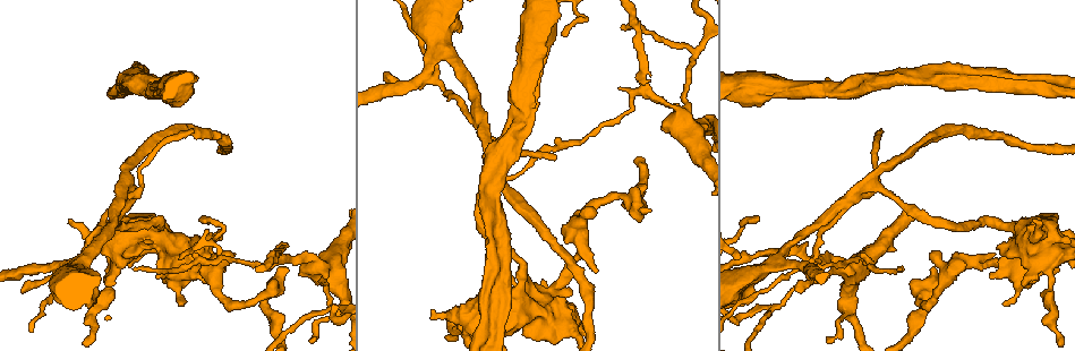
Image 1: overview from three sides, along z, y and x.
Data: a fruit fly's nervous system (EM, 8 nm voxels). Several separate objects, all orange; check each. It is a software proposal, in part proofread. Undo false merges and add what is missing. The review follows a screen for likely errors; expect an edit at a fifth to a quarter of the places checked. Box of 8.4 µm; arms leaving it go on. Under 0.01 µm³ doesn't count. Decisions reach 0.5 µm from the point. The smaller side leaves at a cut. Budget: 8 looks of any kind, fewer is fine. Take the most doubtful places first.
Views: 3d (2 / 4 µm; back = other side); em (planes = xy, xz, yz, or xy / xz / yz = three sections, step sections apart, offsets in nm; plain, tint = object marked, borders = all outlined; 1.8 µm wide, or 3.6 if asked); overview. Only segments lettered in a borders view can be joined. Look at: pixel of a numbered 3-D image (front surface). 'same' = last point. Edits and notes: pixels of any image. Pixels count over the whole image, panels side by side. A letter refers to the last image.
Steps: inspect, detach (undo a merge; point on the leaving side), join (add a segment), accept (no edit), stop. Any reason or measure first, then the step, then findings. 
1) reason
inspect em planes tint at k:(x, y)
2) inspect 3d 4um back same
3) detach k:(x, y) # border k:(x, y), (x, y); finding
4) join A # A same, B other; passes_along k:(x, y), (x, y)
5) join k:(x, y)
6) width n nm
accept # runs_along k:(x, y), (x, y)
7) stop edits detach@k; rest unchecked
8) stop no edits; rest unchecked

inspect em planes plain at 1:(259, 298)

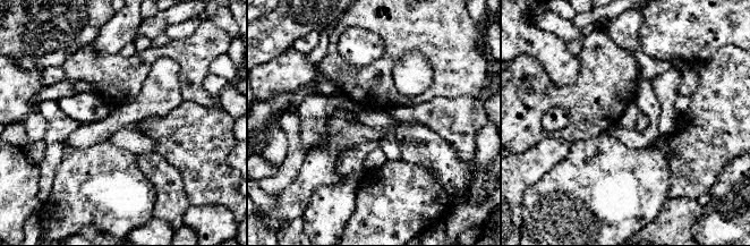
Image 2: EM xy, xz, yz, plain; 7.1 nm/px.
inspect em planes tint same

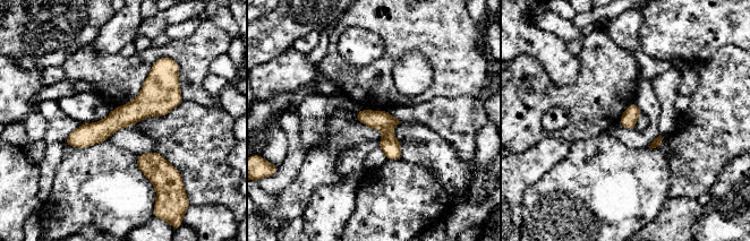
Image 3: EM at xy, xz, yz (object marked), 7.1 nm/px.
inspect em planes borders same

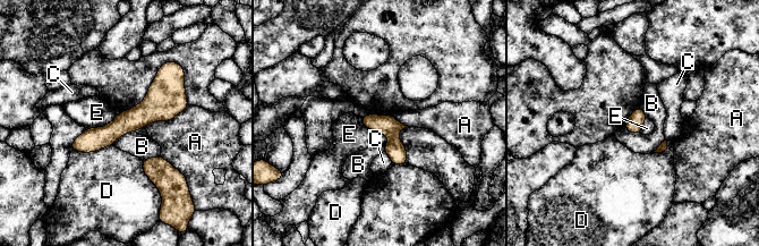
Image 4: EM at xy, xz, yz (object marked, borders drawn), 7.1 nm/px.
width 120 nm
accept # A other, B other, C other, D other, E other; border 4:(135, 130), (121, 135), (112, 144); all the same neuron

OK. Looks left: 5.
a fork
inspect 3d 4um at 1:(115, 212)

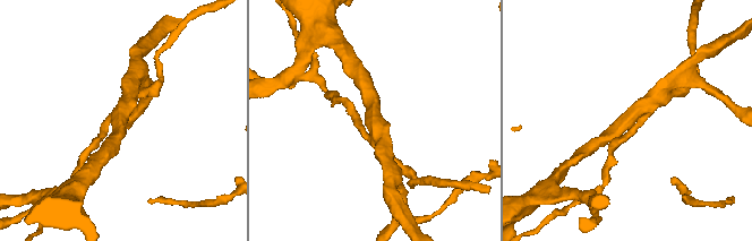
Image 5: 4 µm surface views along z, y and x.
shape alone is not enough
inspect em 3.6um planes tint at 5:(374, 122)

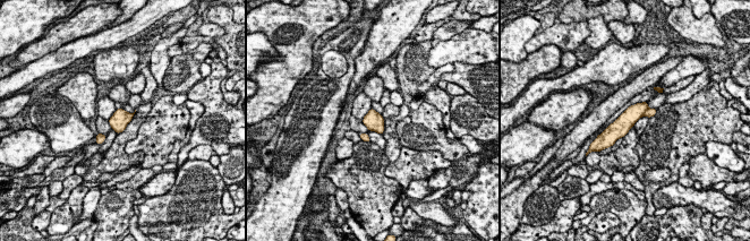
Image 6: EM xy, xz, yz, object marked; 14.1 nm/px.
see the neighbours
inspect em 3.6um planes borders same

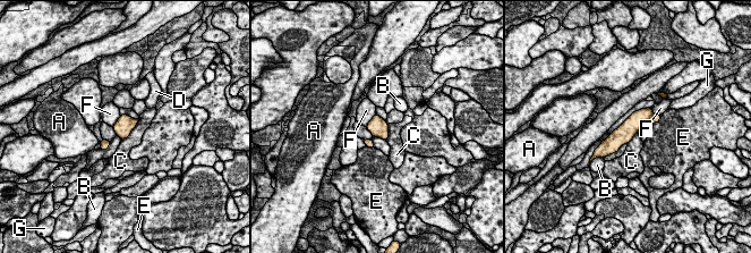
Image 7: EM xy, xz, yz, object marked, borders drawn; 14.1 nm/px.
detach 7:(655, 118) # A other, B other, C other, D other, E other, F other, G other; a second neuron is stuck on

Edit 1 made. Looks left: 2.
inspect overview

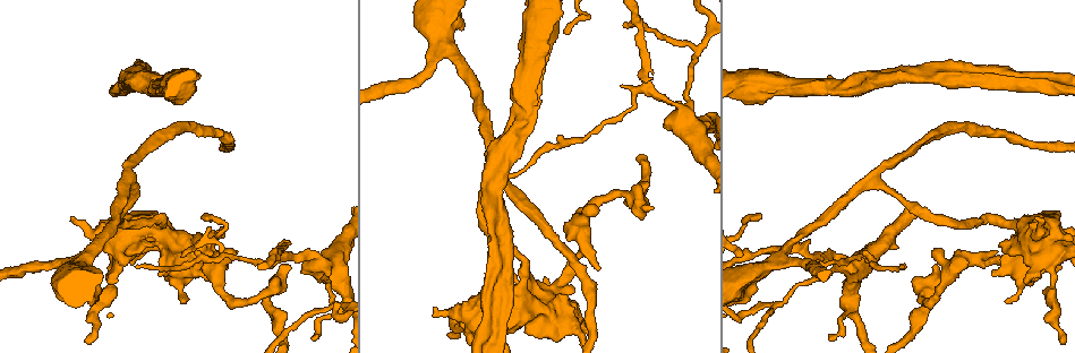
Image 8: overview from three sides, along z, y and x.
calibre changes
inspect em 3.6um xy step 8 borders at 8:(774, 85)

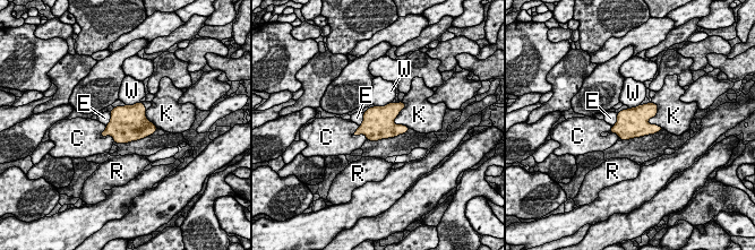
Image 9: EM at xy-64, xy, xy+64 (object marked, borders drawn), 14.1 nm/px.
width 440 nm; longest_contact K 420 nm
accept # C other, E other, K other, R other, W other; one neuron here

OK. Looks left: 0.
stop edits detach@7; rest unchecked

